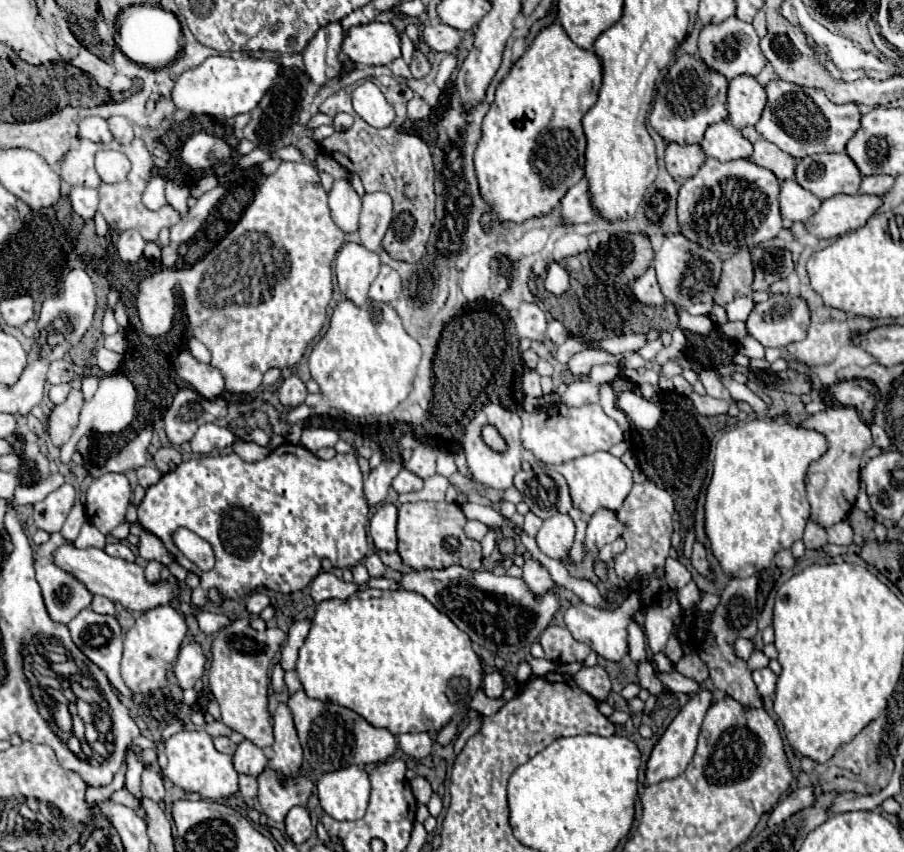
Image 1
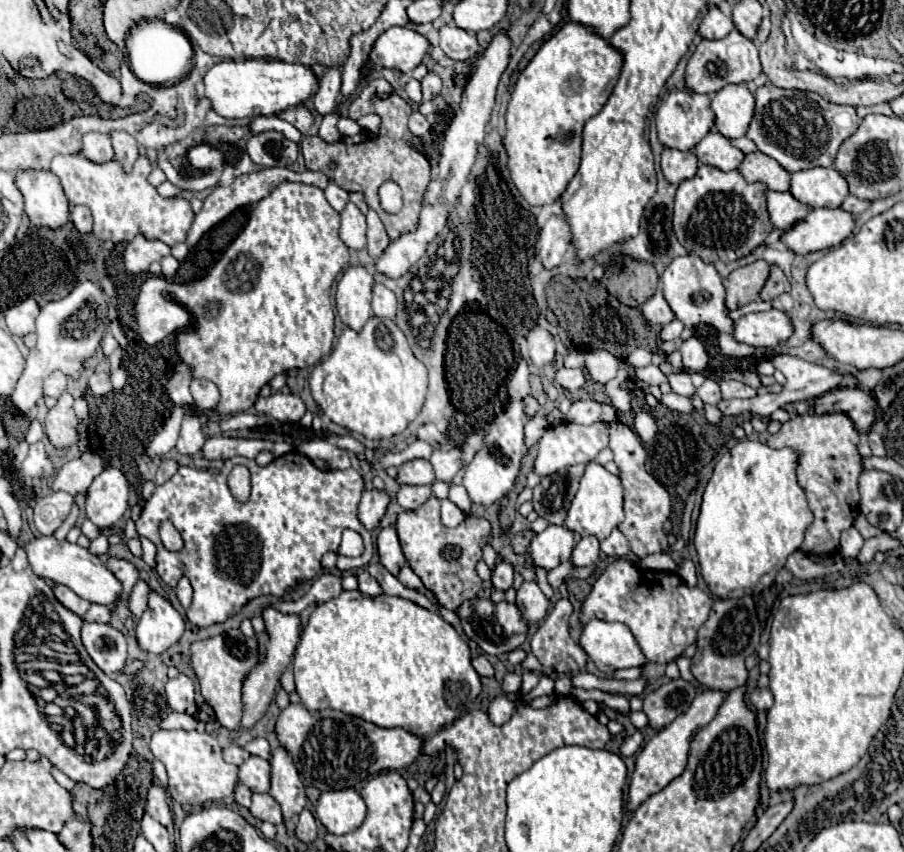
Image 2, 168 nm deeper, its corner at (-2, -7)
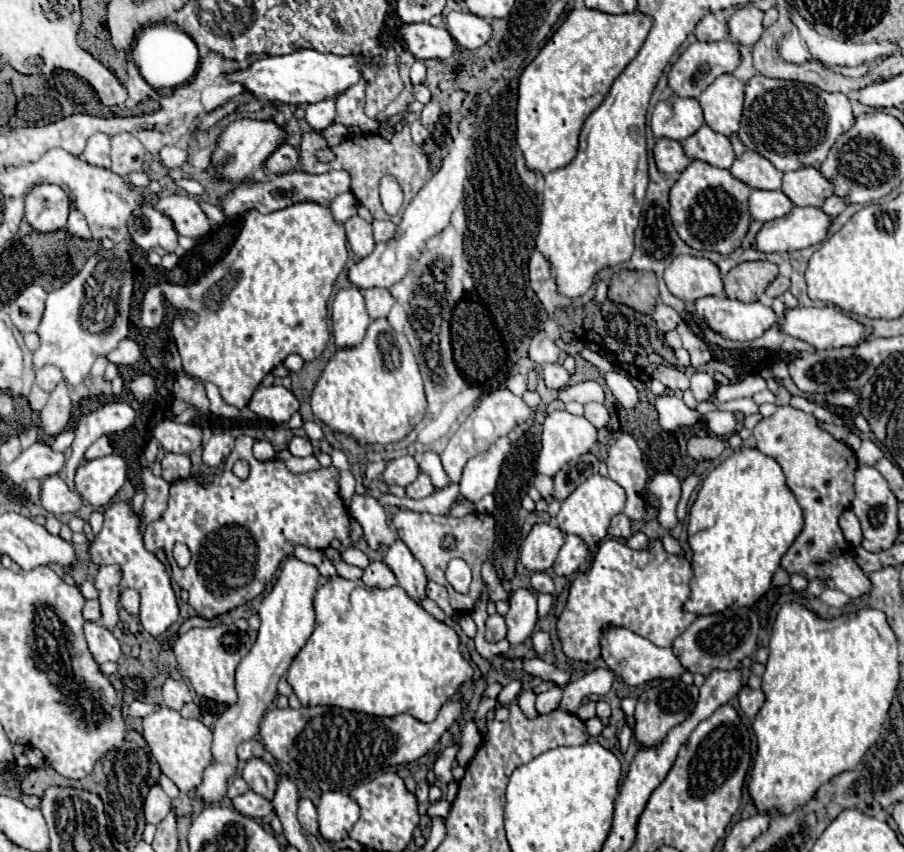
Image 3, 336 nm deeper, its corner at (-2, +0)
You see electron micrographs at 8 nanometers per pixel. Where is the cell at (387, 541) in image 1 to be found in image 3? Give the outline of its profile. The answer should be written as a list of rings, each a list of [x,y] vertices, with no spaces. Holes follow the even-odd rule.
[[[397,539],[387,551],[385,551],[385,563],[391,567],[391,571],[395,573],[399,585],[407,591],[407,595],[413,601],[421,601],[425,599],[425,571],[421,567],[421,563],[413,557],[413,553],[407,549],[407,545]]]

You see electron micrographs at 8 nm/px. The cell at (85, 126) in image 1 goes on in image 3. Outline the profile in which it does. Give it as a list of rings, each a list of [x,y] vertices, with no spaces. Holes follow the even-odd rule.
[[[103,133],[93,135],[93,137],[87,141],[87,147],[85,147],[85,151],[83,151],[83,159],[85,159],[87,163],[91,163],[91,165],[109,169],[109,167],[111,167],[111,159],[109,159],[109,137],[103,135]]]

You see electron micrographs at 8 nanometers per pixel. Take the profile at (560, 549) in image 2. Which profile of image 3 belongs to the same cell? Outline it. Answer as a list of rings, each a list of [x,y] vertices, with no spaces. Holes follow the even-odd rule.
[[[549,523],[535,525],[525,537],[519,559],[529,571],[547,571],[553,565],[563,543],[565,533],[559,527]]]

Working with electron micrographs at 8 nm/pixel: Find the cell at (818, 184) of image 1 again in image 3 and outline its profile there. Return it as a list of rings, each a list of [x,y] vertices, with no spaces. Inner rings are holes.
[[[801,167],[785,173],[781,191],[797,207],[821,207],[821,203],[833,195],[831,183],[815,167]]]

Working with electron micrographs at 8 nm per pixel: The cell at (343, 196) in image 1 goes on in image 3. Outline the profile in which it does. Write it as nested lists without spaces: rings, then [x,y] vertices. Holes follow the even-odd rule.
[[[351,217],[345,223],[345,231],[347,231],[347,241],[357,257],[363,259],[373,251],[375,241],[373,241],[371,225],[367,221],[363,221],[361,217]]]

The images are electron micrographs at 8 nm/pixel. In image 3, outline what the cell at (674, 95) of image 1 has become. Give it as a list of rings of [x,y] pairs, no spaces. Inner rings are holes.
[[[669,97],[655,105],[651,129],[655,137],[683,141],[703,125],[703,111],[697,99]]]

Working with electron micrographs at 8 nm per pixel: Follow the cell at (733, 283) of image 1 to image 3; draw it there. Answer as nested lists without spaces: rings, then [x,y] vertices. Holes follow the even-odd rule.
[[[749,261],[733,267],[727,275],[723,275],[725,295],[729,299],[737,299],[743,303],[759,301],[765,293],[767,285],[779,275],[775,263],[767,261]]]

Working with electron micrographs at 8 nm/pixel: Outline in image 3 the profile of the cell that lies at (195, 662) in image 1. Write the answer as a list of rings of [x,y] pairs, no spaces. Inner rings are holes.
[[[169,677],[169,679],[163,683],[163,699],[165,699],[165,705],[167,705],[169,709],[181,711],[181,707],[191,701],[191,693],[189,693],[187,683]]]

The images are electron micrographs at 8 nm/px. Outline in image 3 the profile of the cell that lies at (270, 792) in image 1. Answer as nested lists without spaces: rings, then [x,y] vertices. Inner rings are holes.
[[[247,791],[245,795],[239,795],[237,799],[231,799],[231,801],[233,801],[233,807],[237,811],[241,811],[241,815],[249,815],[253,819],[261,819],[273,811],[271,801],[263,799],[261,795],[257,795],[253,791]]]

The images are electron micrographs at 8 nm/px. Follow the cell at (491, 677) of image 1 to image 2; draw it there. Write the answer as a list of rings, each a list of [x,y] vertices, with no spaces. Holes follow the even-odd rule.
[[[484,655],[472,658],[472,664],[476,672],[483,677],[493,678],[495,670]]]

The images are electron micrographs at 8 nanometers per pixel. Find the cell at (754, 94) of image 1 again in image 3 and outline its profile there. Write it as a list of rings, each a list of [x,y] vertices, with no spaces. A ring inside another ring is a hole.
[[[719,75],[701,95],[699,105],[703,109],[705,123],[723,135],[739,131],[743,111],[745,85],[733,75]]]

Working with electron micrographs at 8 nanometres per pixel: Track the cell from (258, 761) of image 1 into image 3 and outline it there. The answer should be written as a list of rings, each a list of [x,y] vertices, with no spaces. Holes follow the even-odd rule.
[[[249,759],[243,767],[243,779],[257,795],[273,799],[277,789],[277,775],[271,765],[267,765],[263,759]]]

